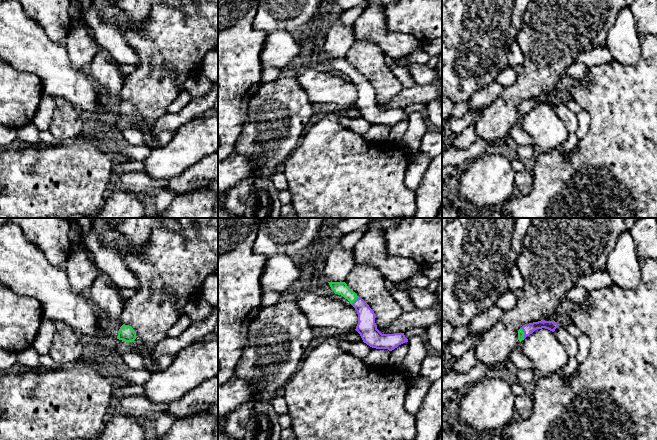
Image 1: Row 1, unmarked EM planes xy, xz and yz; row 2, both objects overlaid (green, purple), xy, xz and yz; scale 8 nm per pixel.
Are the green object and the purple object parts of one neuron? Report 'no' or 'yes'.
yes

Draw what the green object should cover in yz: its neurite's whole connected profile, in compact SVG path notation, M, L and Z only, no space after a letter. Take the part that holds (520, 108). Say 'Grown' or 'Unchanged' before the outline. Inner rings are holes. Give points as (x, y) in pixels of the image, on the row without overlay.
Grown. M542 96L538 98L525 100L518 106L518 115L519 117L524 116L527 112L529 112L537 105L545 104L554 108L557 103L558 100L554 96L553 97Z

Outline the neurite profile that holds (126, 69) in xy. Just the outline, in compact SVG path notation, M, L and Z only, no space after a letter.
M122 64L120 69L119 69L119 72L120 72L121 75L129 76L135 70L136 70L136 65L133 65L133 64Z

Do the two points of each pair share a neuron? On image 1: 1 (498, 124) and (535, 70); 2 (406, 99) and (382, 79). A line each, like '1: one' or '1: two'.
1: one
2: two

